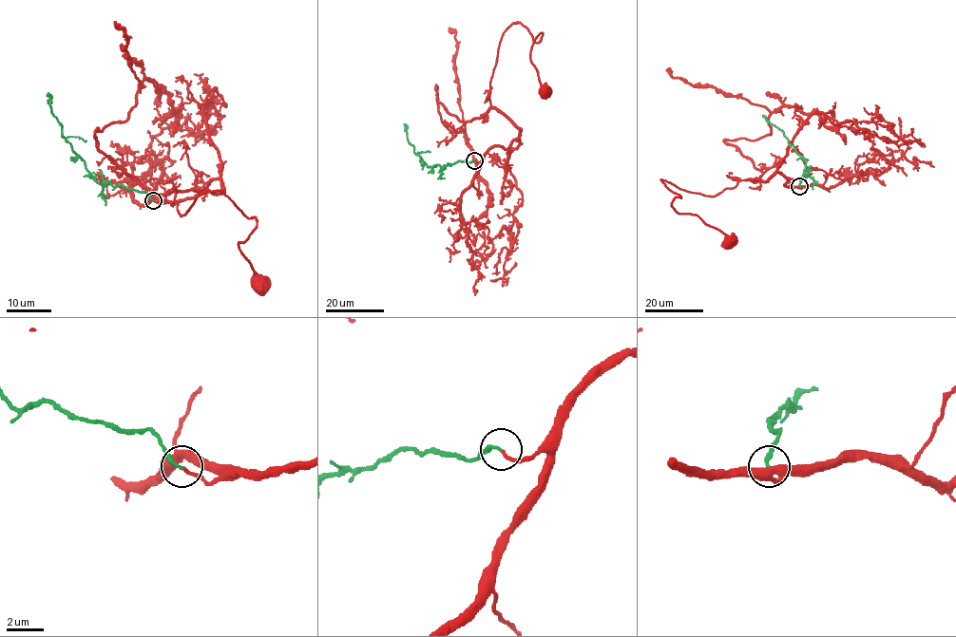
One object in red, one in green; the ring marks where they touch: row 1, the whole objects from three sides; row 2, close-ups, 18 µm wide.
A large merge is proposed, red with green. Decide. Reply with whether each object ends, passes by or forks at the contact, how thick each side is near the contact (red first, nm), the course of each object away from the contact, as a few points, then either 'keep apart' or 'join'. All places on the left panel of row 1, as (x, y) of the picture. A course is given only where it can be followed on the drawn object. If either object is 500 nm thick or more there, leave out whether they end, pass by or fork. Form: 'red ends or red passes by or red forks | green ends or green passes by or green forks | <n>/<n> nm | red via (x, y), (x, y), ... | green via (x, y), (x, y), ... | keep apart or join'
red ends | green ends | 160/190 nm | red via (153, 200), (220, 181), (178, 192), (178, 211), (214, 191), (256, 219), (238, 244), (261, 282) | green via (153, 200), (145, 192), (98, 182), (62, 136), (62, 125), (47, 102), (47, 92) | join

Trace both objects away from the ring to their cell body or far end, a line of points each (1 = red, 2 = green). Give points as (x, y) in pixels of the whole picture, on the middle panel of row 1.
1: (474, 160), (519, 136), (487, 97), (501, 36), (514, 23), (536, 43), (542, 33), (530, 59), (545, 89)
2: (474, 160), (428, 166), (409, 141), (405, 124)

